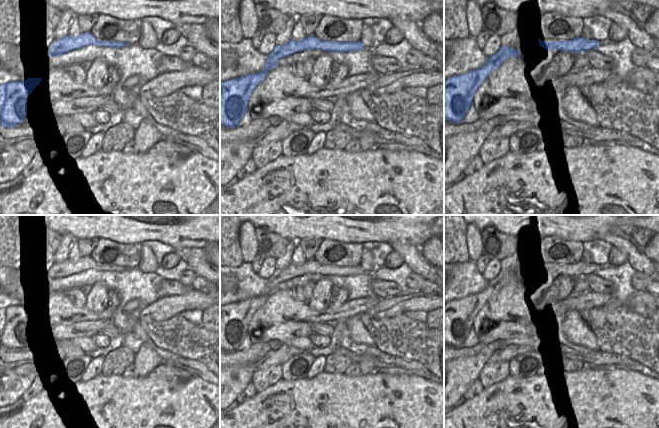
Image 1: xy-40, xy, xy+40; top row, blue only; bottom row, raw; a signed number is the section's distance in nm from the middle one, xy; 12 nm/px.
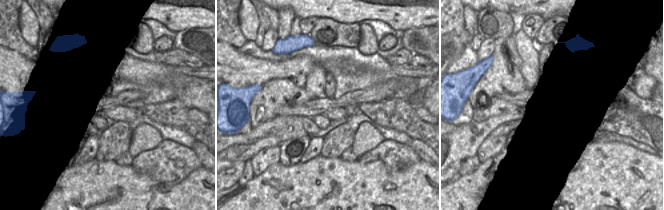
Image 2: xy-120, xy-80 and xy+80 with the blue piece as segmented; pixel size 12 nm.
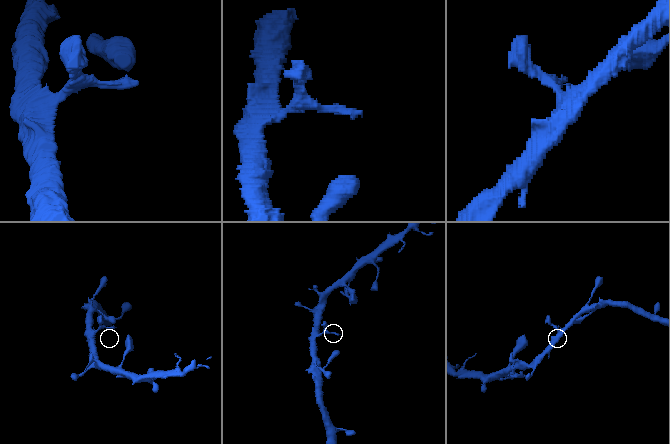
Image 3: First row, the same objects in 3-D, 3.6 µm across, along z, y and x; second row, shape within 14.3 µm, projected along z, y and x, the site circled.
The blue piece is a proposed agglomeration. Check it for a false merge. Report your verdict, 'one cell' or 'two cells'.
one cell

